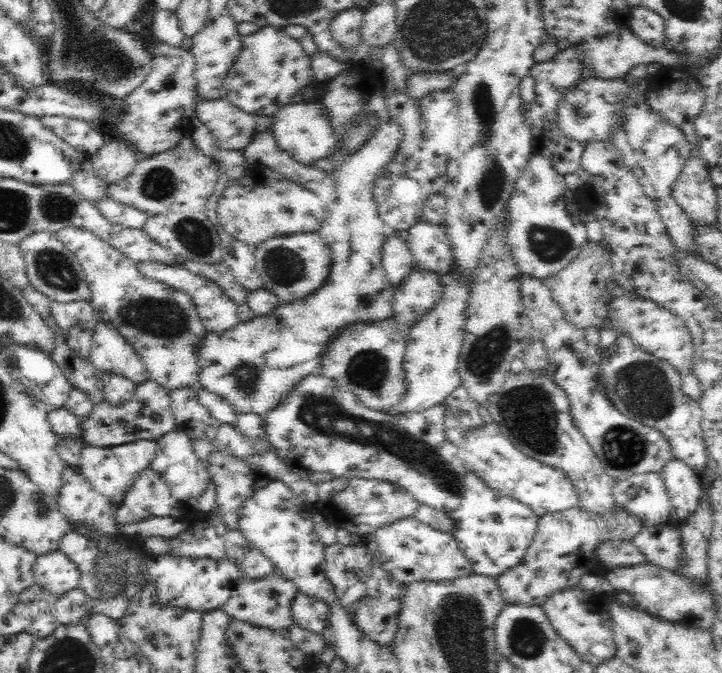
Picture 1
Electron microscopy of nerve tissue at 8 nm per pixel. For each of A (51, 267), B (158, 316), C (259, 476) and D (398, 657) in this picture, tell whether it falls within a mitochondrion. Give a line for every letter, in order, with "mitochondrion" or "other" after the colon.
A: mitochondrion
B: mitochondrion
C: other
D: other

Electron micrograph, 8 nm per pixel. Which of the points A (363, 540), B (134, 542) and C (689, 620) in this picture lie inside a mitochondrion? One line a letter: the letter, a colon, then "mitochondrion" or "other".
A: other
B: other
C: other

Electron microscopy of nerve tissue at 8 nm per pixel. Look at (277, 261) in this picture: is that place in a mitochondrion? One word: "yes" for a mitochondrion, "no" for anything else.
yes

